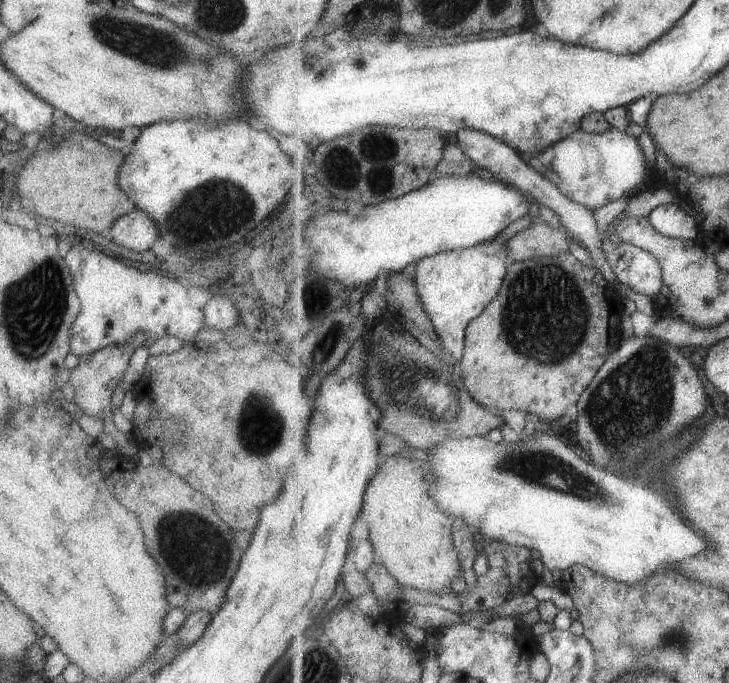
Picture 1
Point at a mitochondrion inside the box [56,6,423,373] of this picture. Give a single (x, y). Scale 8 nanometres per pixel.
(157, 48)

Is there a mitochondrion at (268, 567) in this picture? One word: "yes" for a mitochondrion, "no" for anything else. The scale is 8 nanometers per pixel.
no

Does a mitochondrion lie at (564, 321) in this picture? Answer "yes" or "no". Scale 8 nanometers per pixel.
yes

